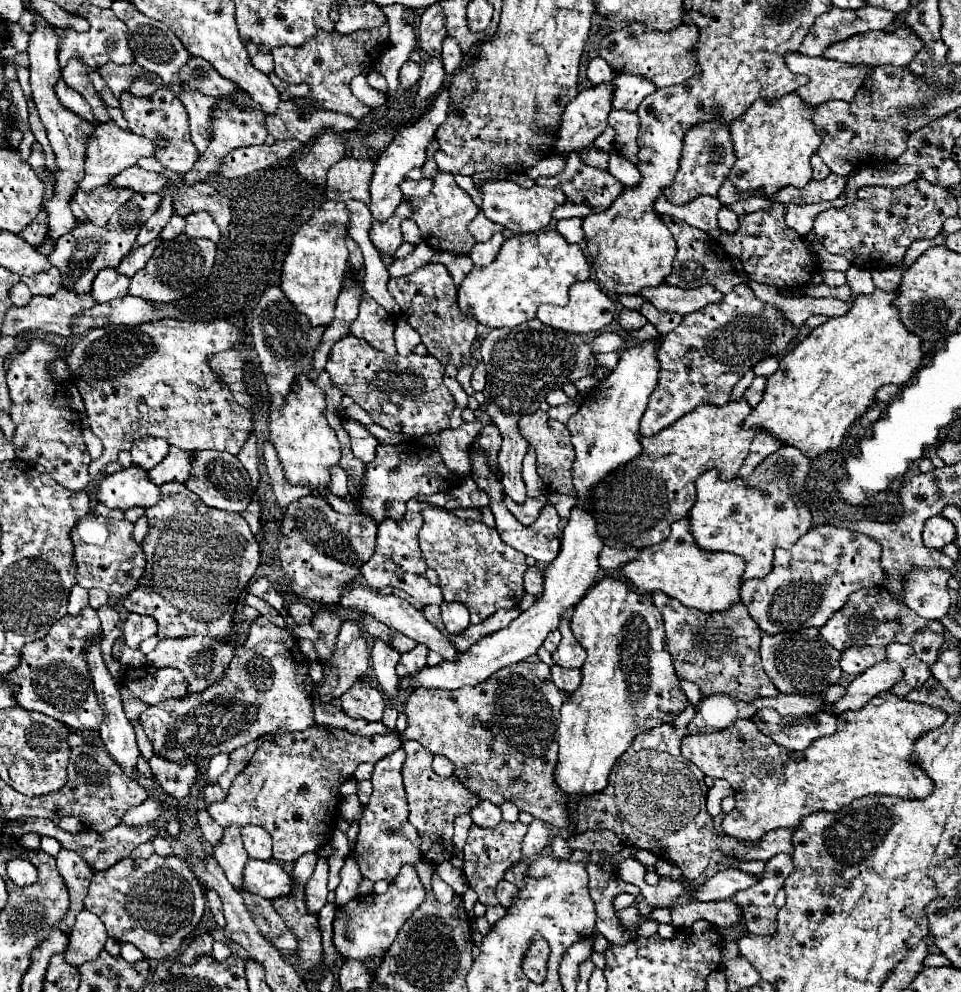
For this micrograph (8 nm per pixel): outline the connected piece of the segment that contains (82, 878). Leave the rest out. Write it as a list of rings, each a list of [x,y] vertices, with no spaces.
[[[59,852],[57,870],[63,876],[65,886],[69,890],[69,914],[65,914],[63,924],[59,924],[59,930],[63,930],[63,934],[67,934],[75,924],[75,916],[83,910],[83,898],[87,894],[93,870],[75,852],[71,852],[63,862],[61,862],[61,852]]]

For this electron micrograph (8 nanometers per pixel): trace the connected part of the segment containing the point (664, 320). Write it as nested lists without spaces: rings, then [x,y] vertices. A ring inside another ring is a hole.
[[[645,302],[641,308],[639,308],[639,312],[659,330],[659,334],[669,334],[671,330],[675,330],[677,326],[679,326],[679,322],[681,322],[681,318],[683,316],[679,316],[679,314],[669,314],[669,312],[659,312],[653,304],[649,304],[649,302]]]

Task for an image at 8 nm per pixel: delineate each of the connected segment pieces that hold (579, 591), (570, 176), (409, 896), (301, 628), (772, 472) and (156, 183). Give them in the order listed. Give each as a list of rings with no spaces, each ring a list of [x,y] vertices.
[[[575,506],[571,510],[571,518],[563,530],[563,538],[561,538],[561,550],[559,556],[547,564],[545,568],[545,590],[543,594],[537,598],[537,602],[521,612],[507,628],[489,634],[487,638],[481,638],[477,644],[473,644],[467,652],[459,654],[457,662],[441,662],[435,668],[423,668],[421,672],[417,672],[413,678],[401,680],[399,688],[405,692],[411,692],[419,686],[425,688],[445,688],[445,690],[455,690],[455,688],[463,688],[463,686],[475,686],[485,682],[491,674],[495,674],[497,670],[505,668],[507,664],[515,664],[519,660],[525,660],[529,656],[533,656],[543,640],[547,638],[549,632],[557,630],[559,620],[563,616],[565,610],[573,608],[591,588],[591,584],[595,582],[595,578],[599,576],[599,560],[597,554],[603,550],[603,542],[597,536],[597,524],[593,520],[593,514]]]
[[[571,154],[567,158],[567,170],[563,170],[563,174],[557,174],[557,176],[551,176],[551,178],[537,178],[535,184],[537,186],[559,188],[567,194],[567,202],[555,210],[557,220],[571,218],[571,216],[587,218],[591,214],[599,214],[599,212],[607,210],[615,202],[615,198],[623,192],[623,184],[615,176],[611,176],[607,170],[603,172],[603,170],[597,170],[597,168],[591,168],[591,166],[583,164],[579,160],[579,154]]]
[[[407,864],[401,868],[399,876],[395,878],[393,884],[389,884],[389,890],[385,894],[369,894],[369,896],[359,896],[345,906],[339,906],[335,910],[335,920],[333,920],[333,944],[339,950],[341,956],[361,960],[363,964],[369,966],[371,974],[381,966],[381,960],[385,952],[391,948],[399,928],[405,924],[405,920],[413,914],[415,906],[419,906],[425,898],[425,888],[415,872],[415,866]]]
[[[310,624],[299,625],[295,628],[287,628],[290,634],[297,639],[309,639],[311,641],[316,641],[319,639],[321,633],[315,630]]]
[[[781,446],[749,478],[719,480],[717,470],[701,474],[695,482],[697,500],[689,512],[695,544],[705,552],[733,552],[745,560],[741,582],[763,578],[771,572],[773,550],[791,548],[811,528],[811,512],[799,502],[797,488],[807,478],[811,460],[793,446]]]
[[[131,166],[123,172],[119,172],[109,186],[115,188],[129,188],[133,192],[161,192],[161,188],[167,184],[167,178],[163,174],[147,172],[139,166]]]

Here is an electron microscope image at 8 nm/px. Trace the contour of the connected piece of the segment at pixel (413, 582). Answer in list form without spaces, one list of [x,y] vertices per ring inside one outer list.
[[[407,512],[401,522],[395,522],[389,518],[383,520],[377,530],[375,554],[369,558],[369,562],[365,562],[361,566],[361,574],[373,590],[393,586],[393,588],[405,590],[409,596],[413,596],[415,600],[419,600],[423,604],[441,604],[443,596],[441,596],[439,586],[431,584],[425,578],[427,564],[425,564],[425,558],[421,554],[419,542],[417,542],[417,532],[421,530],[421,526],[423,526],[423,516],[419,512]]]

